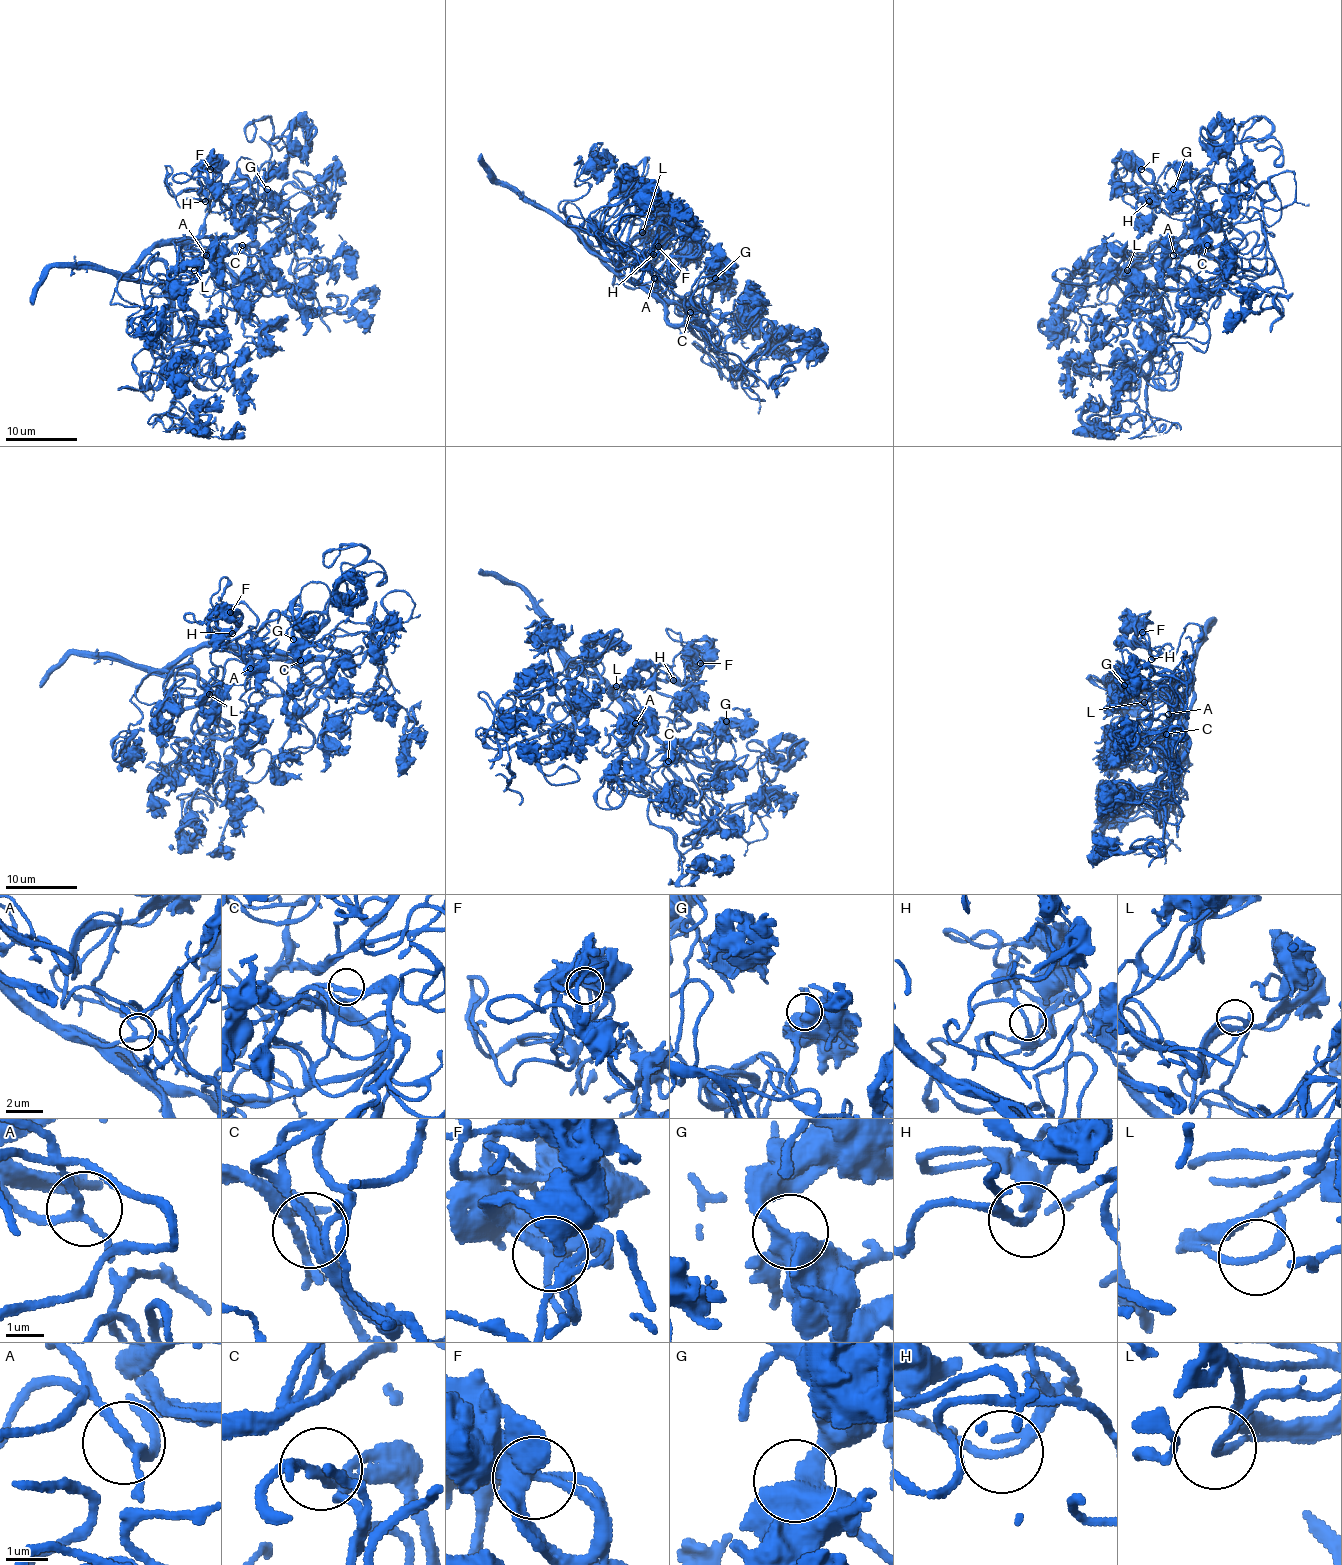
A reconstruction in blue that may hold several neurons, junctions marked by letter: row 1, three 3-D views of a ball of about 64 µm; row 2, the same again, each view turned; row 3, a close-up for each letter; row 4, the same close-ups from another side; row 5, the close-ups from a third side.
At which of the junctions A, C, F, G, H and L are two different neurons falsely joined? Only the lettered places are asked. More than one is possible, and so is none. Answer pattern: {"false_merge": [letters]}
{"false_merge": []}

